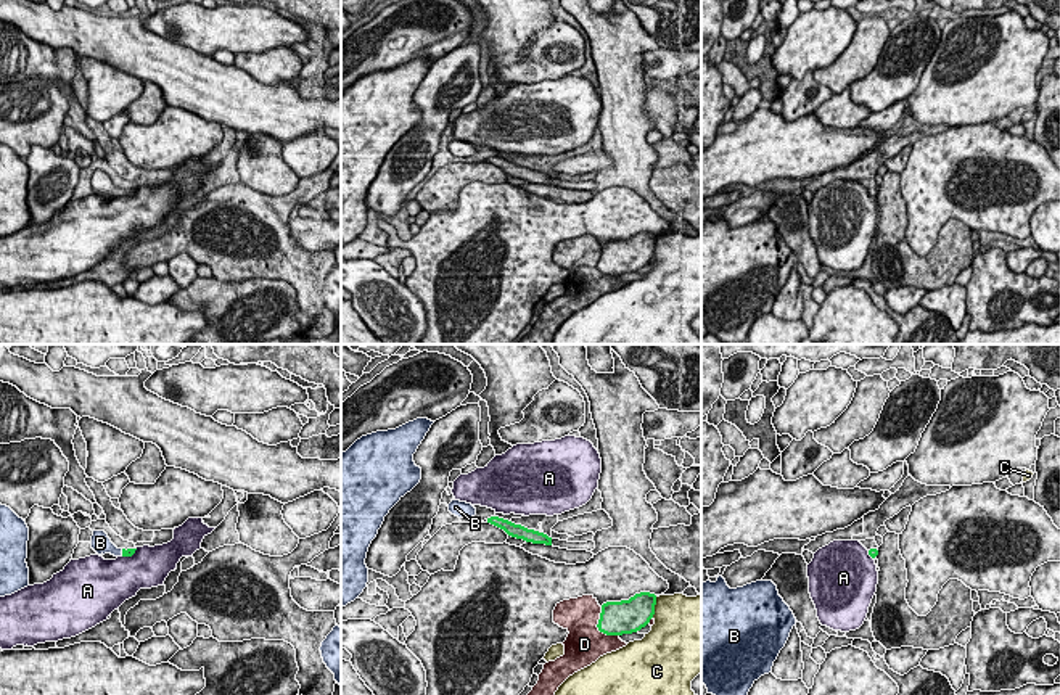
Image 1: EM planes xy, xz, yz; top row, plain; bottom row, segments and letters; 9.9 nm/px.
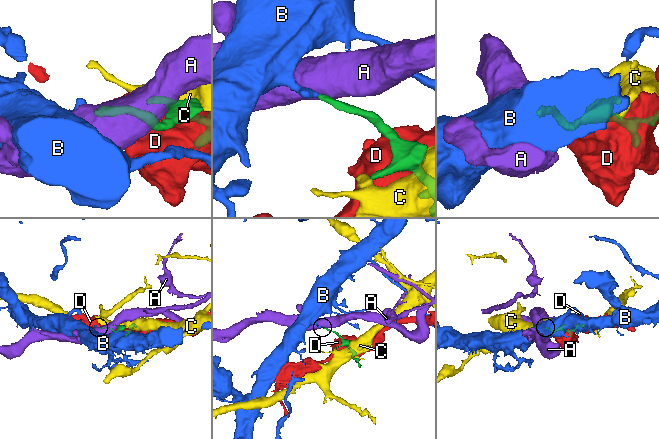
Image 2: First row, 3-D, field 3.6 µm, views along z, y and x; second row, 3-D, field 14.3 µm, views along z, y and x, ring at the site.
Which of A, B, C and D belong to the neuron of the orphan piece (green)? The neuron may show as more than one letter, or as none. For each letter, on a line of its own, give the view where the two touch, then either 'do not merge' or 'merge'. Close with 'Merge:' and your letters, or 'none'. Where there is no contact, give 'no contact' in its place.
A: meets green in xy; do not merge
B: meets green in xy; merge
C: meets green in xz; do not merge
D: meets green in xz; do not merge
Merge: B

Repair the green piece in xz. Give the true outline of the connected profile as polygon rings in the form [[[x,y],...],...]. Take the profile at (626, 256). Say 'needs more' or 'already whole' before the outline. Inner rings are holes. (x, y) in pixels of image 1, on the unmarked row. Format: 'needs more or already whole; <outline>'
already whole; [[[640,232],[629,240],[602,245],[598,270],[606,275],[632,273],[645,267],[655,254],[656,235]]]

